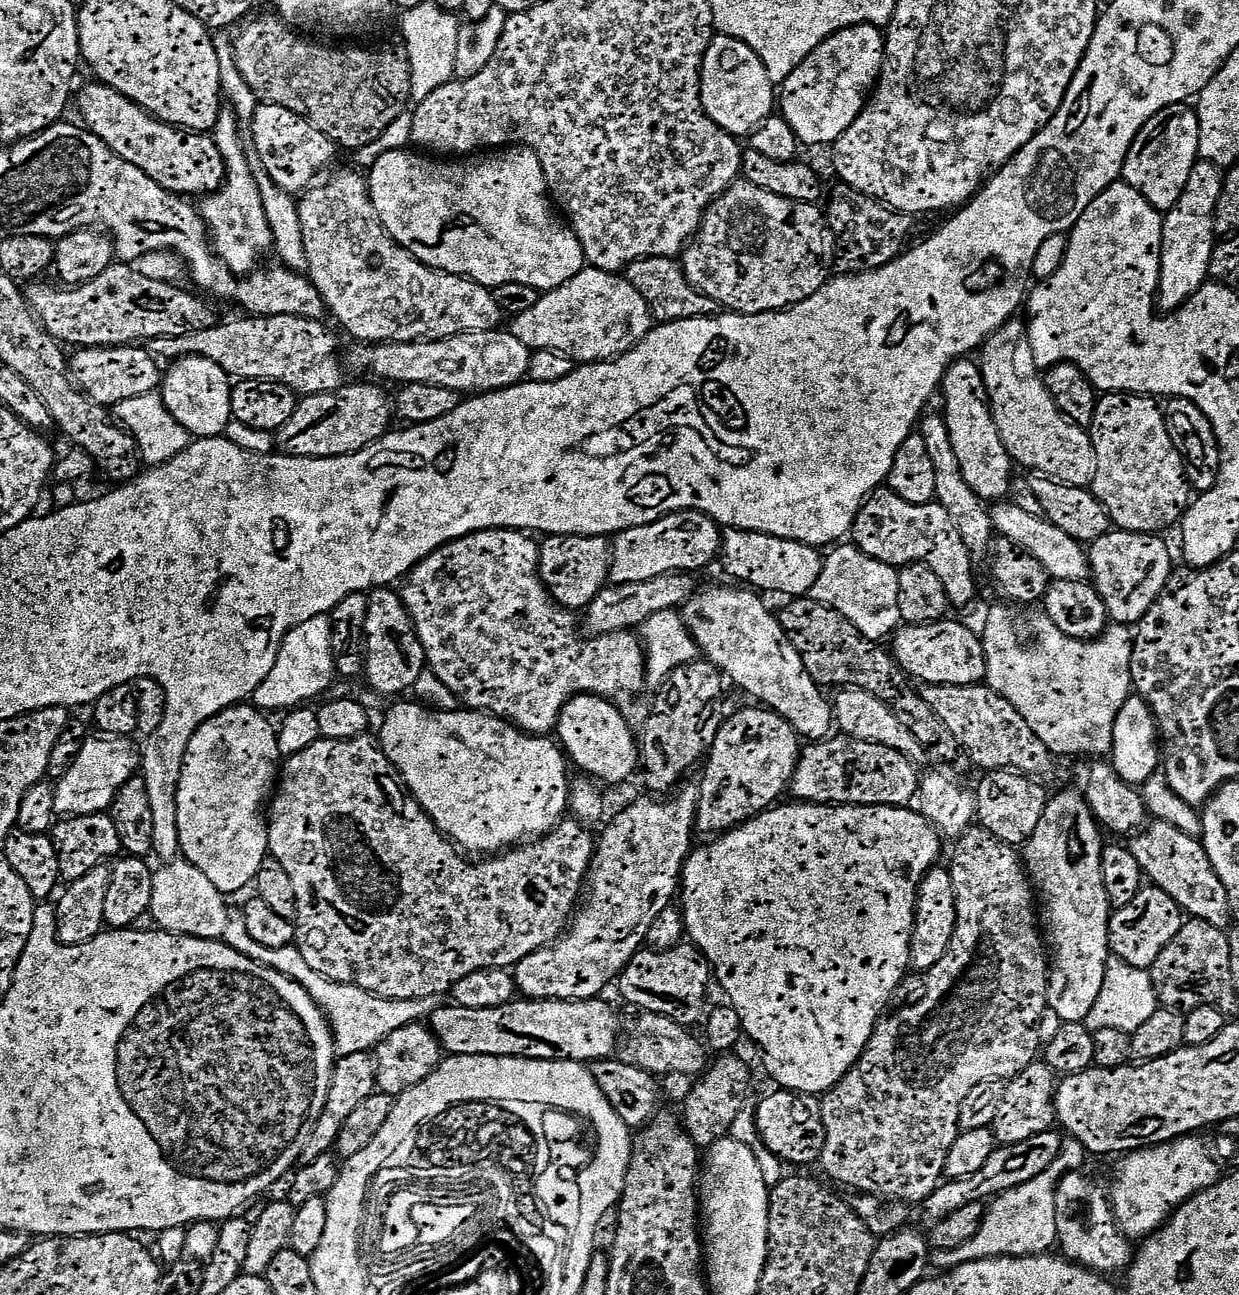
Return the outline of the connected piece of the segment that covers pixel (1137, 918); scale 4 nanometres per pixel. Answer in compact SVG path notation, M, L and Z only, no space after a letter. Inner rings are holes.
M1141 887L1129 904L1121 904L1108 917L1108 947L1111 955L1135 968L1151 969L1152 963L1166 950L1186 919L1185 913L1162 889Z

